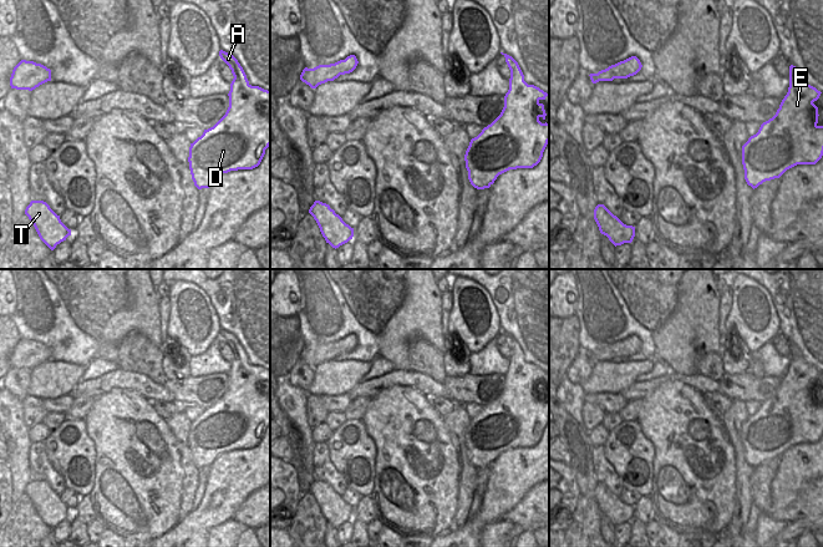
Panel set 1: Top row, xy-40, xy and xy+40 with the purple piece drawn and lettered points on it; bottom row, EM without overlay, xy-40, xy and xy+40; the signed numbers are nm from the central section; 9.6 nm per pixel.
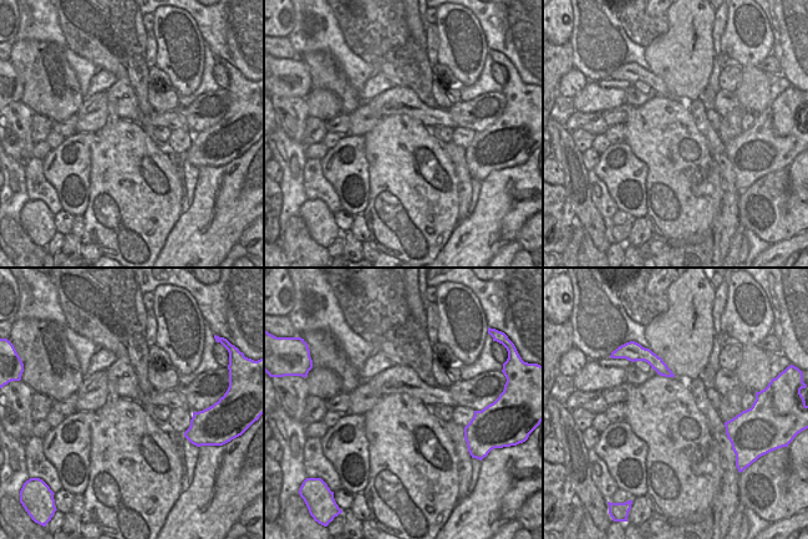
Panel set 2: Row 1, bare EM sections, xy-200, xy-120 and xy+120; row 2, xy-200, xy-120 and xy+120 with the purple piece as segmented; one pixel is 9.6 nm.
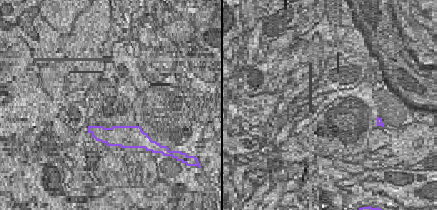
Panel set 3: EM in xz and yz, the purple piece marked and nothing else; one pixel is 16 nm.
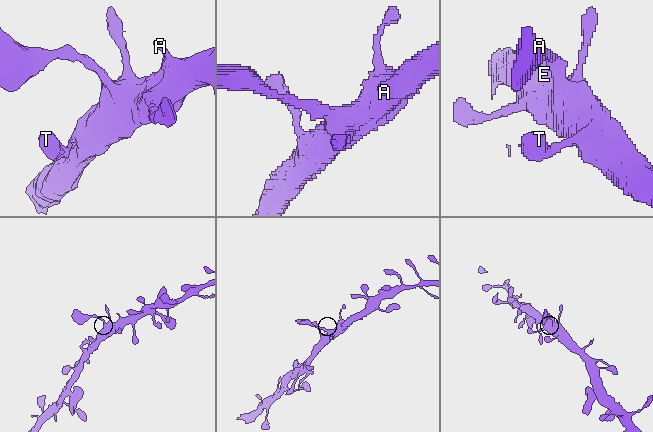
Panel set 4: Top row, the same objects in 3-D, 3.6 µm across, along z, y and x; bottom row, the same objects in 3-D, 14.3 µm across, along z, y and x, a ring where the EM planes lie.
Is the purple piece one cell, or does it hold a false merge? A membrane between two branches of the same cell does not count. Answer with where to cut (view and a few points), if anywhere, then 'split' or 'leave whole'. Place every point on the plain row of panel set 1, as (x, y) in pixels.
cut none; leave whole

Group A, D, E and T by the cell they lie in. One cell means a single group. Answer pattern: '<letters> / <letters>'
A D E T

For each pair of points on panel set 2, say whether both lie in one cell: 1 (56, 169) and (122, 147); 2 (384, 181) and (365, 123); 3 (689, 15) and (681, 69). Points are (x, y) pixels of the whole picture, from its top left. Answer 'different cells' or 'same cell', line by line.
1: different cells
2: different cells
3: same cell

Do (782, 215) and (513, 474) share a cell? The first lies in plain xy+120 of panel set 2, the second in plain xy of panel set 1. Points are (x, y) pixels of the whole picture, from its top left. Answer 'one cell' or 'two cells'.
two cells

